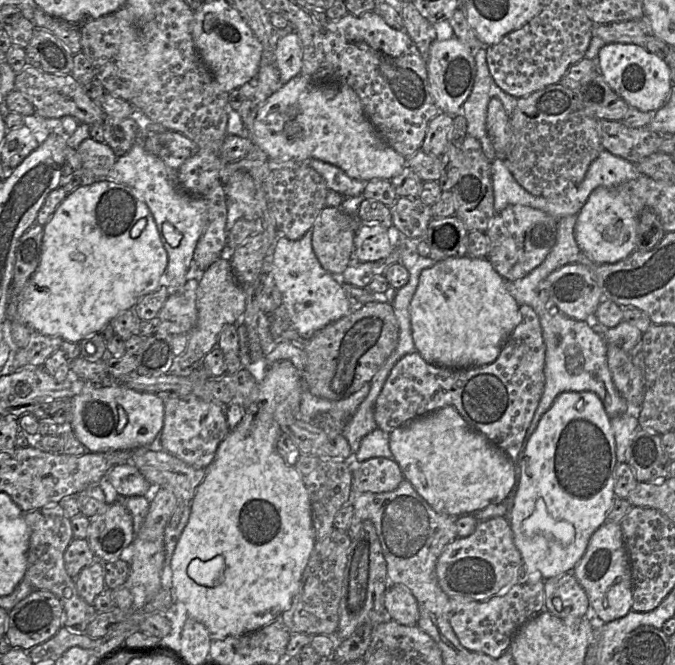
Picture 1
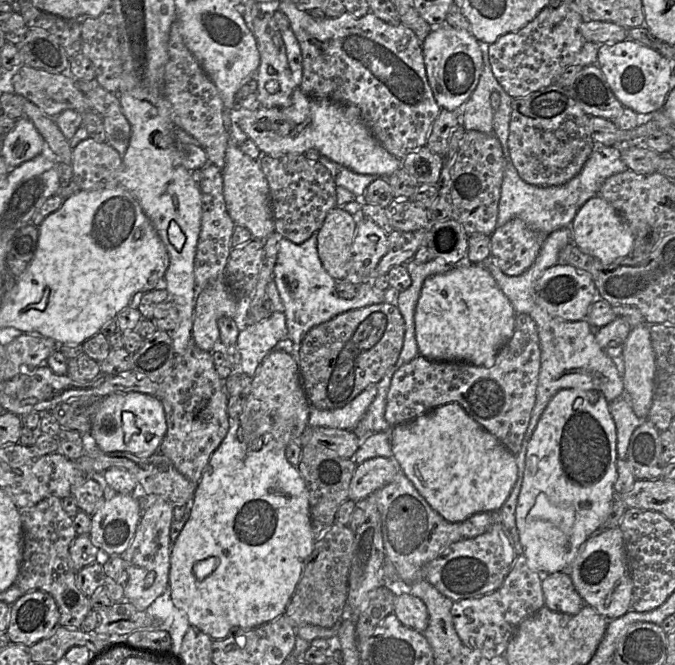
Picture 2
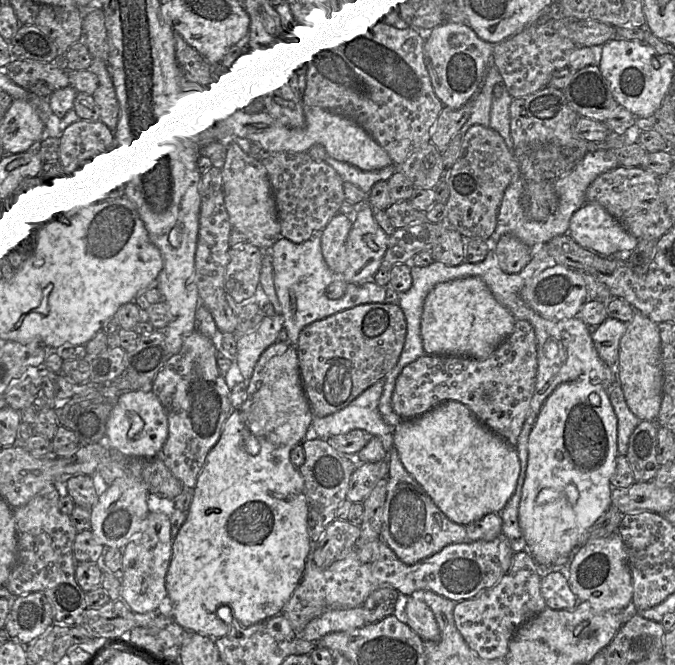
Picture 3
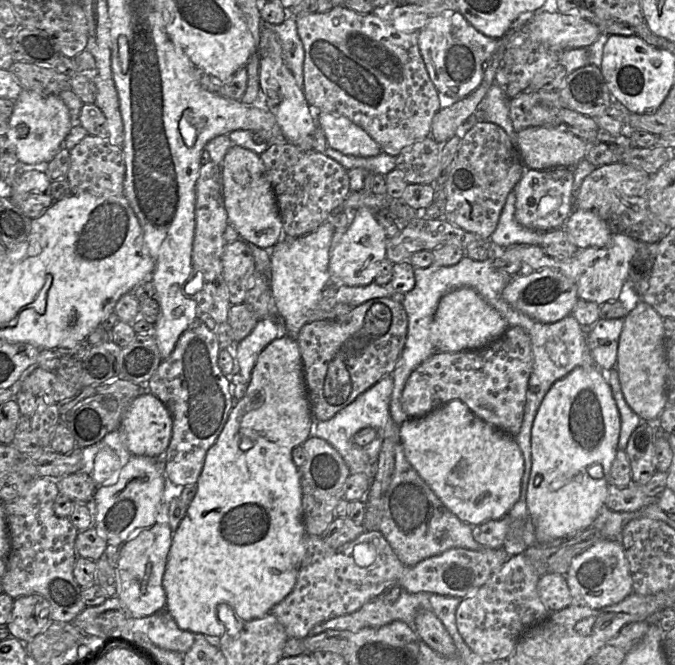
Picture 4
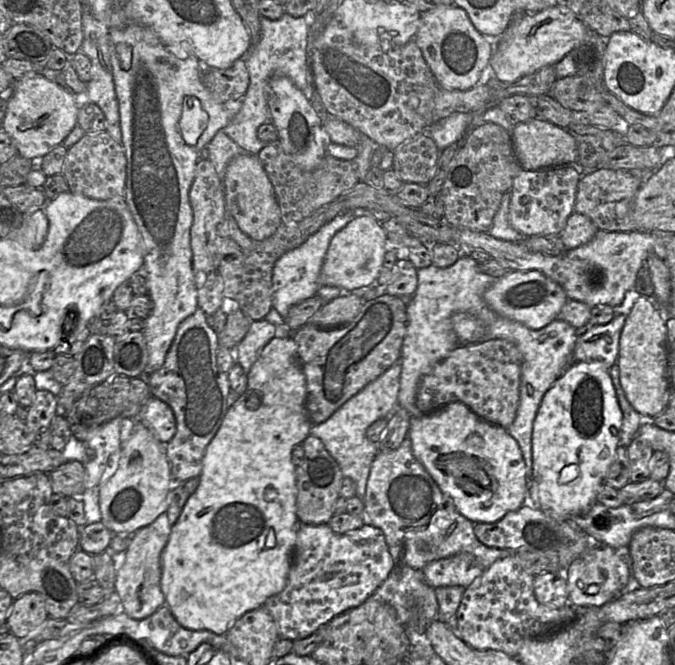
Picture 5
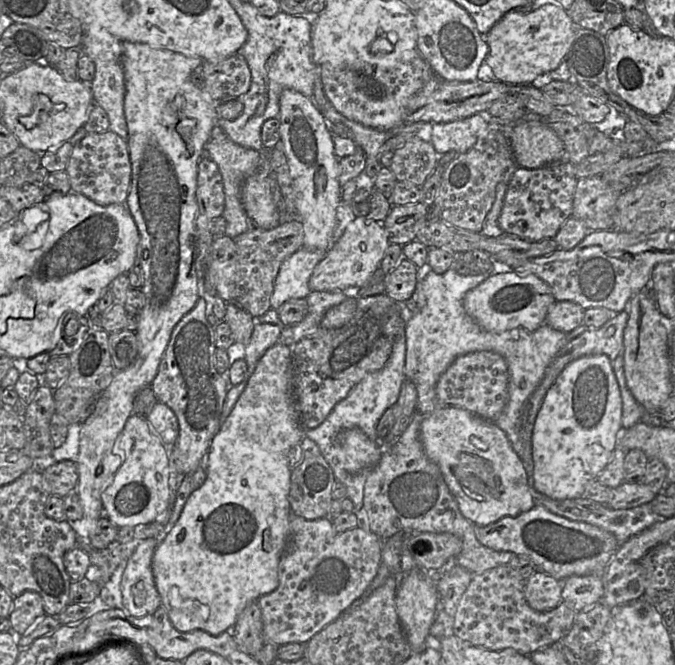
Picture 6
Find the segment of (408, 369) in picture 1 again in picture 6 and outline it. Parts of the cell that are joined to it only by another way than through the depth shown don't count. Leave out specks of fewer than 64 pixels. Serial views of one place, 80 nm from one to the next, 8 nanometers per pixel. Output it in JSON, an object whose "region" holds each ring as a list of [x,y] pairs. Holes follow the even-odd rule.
{"region":[[[493,351],[461,355],[440,376],[436,385],[437,405],[467,409],[489,421],[495,421],[508,399],[509,372],[505,358]]]}

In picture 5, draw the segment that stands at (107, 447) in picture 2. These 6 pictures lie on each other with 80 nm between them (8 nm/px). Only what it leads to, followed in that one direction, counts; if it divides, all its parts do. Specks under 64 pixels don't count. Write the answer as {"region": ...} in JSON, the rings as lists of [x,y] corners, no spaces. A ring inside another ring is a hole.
{"region":[[[152,396],[139,414],[132,418],[146,426],[162,443],[168,443],[176,433],[176,420],[172,409],[160,399]]]}

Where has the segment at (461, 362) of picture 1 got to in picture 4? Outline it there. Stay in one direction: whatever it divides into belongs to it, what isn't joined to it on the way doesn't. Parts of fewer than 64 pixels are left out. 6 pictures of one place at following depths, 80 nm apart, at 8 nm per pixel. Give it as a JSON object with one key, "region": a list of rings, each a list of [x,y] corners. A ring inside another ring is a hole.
{"region":[[[464,287],[441,298],[431,325],[430,340],[435,352],[478,350],[500,338],[510,327],[507,320],[474,289]]]}

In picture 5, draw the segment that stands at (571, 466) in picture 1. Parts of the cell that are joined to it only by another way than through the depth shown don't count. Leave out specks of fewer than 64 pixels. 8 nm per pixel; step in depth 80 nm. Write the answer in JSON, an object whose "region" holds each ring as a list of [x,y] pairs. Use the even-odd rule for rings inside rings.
{"region":[[[578,361],[545,392],[532,426],[532,485],[528,489],[525,506],[534,506],[557,521],[586,513],[596,502],[600,486],[610,465],[615,460],[620,443],[623,414],[609,369],[601,361]],[[569,465],[578,466],[578,476],[565,484],[558,482],[561,470]]]}

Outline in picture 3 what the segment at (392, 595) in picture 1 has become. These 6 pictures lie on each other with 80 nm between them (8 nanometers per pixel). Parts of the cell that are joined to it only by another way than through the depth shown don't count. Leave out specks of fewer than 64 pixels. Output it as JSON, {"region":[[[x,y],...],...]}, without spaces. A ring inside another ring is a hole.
{"region":[[[408,597],[405,604],[405,623],[424,641],[439,641],[441,634],[434,613],[421,599]]]}

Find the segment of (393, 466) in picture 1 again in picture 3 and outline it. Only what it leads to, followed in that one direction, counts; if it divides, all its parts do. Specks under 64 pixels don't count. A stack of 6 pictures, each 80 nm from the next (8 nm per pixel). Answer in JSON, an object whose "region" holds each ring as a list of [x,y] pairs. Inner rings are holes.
{"region":[[[386,459],[364,463],[351,475],[346,498],[352,503],[362,503],[376,484],[389,475],[389,464]]]}

